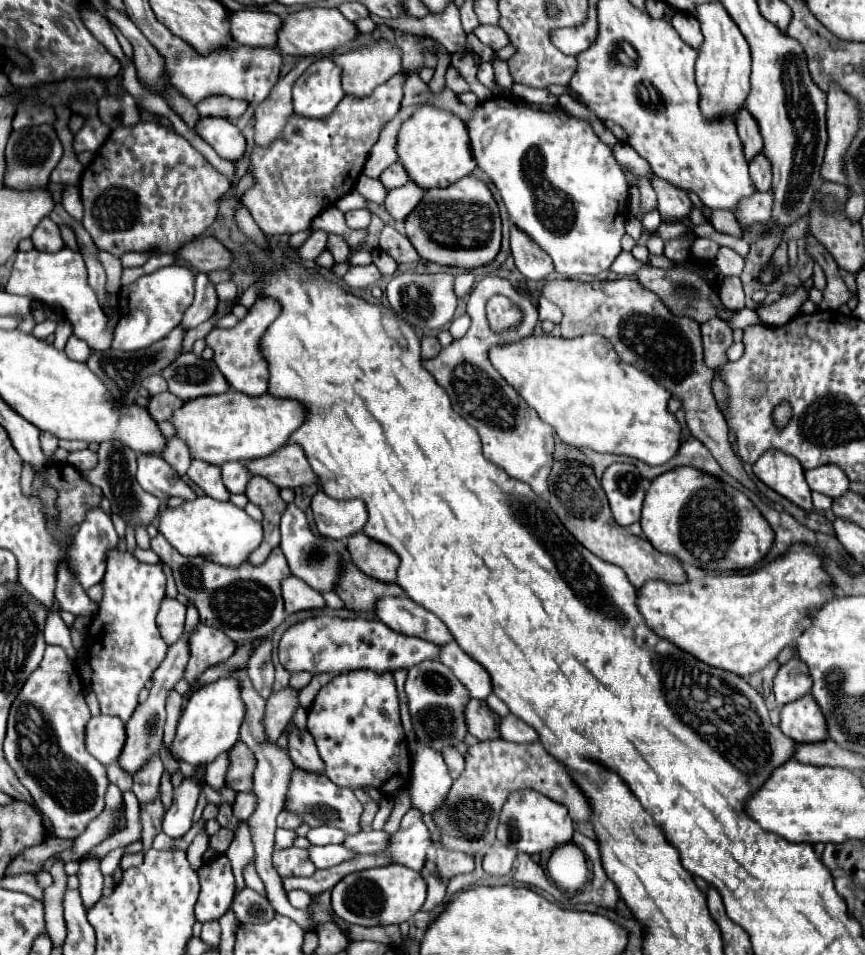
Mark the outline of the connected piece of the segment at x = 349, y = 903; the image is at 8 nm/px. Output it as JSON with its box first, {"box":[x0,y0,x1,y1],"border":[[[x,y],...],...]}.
{"box":[331,864,427,926],"border":[[[395,864],[385,868],[369,868],[369,870],[345,876],[331,890],[331,908],[339,918],[359,926],[403,924],[415,912],[421,910],[425,896],[427,896],[427,884],[421,872]]]}

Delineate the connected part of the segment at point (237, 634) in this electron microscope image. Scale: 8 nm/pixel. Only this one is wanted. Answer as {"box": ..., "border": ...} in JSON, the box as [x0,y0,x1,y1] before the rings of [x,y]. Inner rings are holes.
{"box":[151,534,291,644],"border":[[[161,534],[151,538],[151,550],[159,556],[163,564],[171,568],[179,594],[187,596],[195,604],[201,622],[223,630],[235,644],[267,638],[283,622],[285,610],[283,598],[279,594],[279,582],[287,578],[291,572],[287,570],[287,562],[279,546],[273,548],[269,558],[259,566],[253,566],[249,562],[243,562],[239,566],[223,566],[209,562],[201,556],[189,558],[171,548]]]}

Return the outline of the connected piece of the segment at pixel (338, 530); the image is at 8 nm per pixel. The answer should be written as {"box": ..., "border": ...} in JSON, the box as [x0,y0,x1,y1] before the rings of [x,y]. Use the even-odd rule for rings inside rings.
{"box":[311,490,367,540],"border":[[[321,490],[311,500],[313,516],[321,536],[345,540],[357,534],[367,522],[367,510],[361,500],[335,500]]]}

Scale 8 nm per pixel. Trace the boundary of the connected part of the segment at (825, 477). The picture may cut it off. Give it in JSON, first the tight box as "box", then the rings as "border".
{"box":[805,464,849,500],"border":[[[831,464],[807,470],[805,478],[807,478],[807,484],[811,490],[821,492],[833,500],[843,496],[849,488],[849,478],[843,474],[841,468],[831,466]]]}

